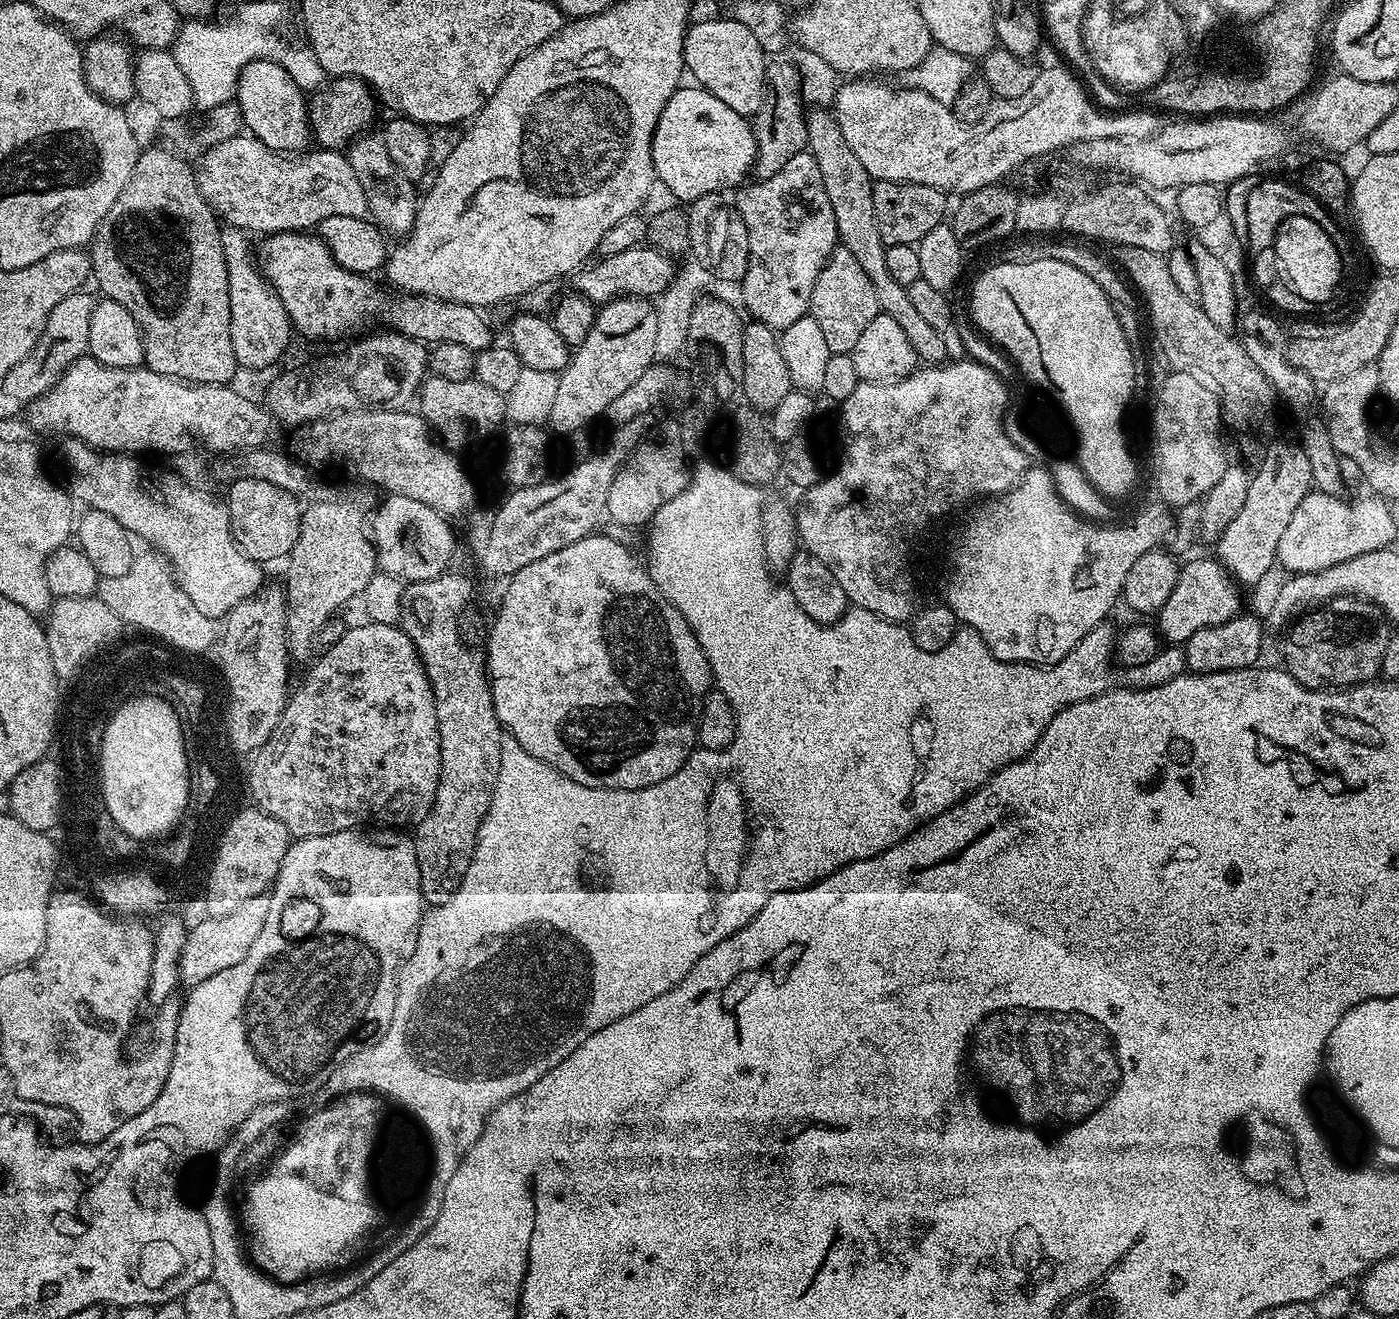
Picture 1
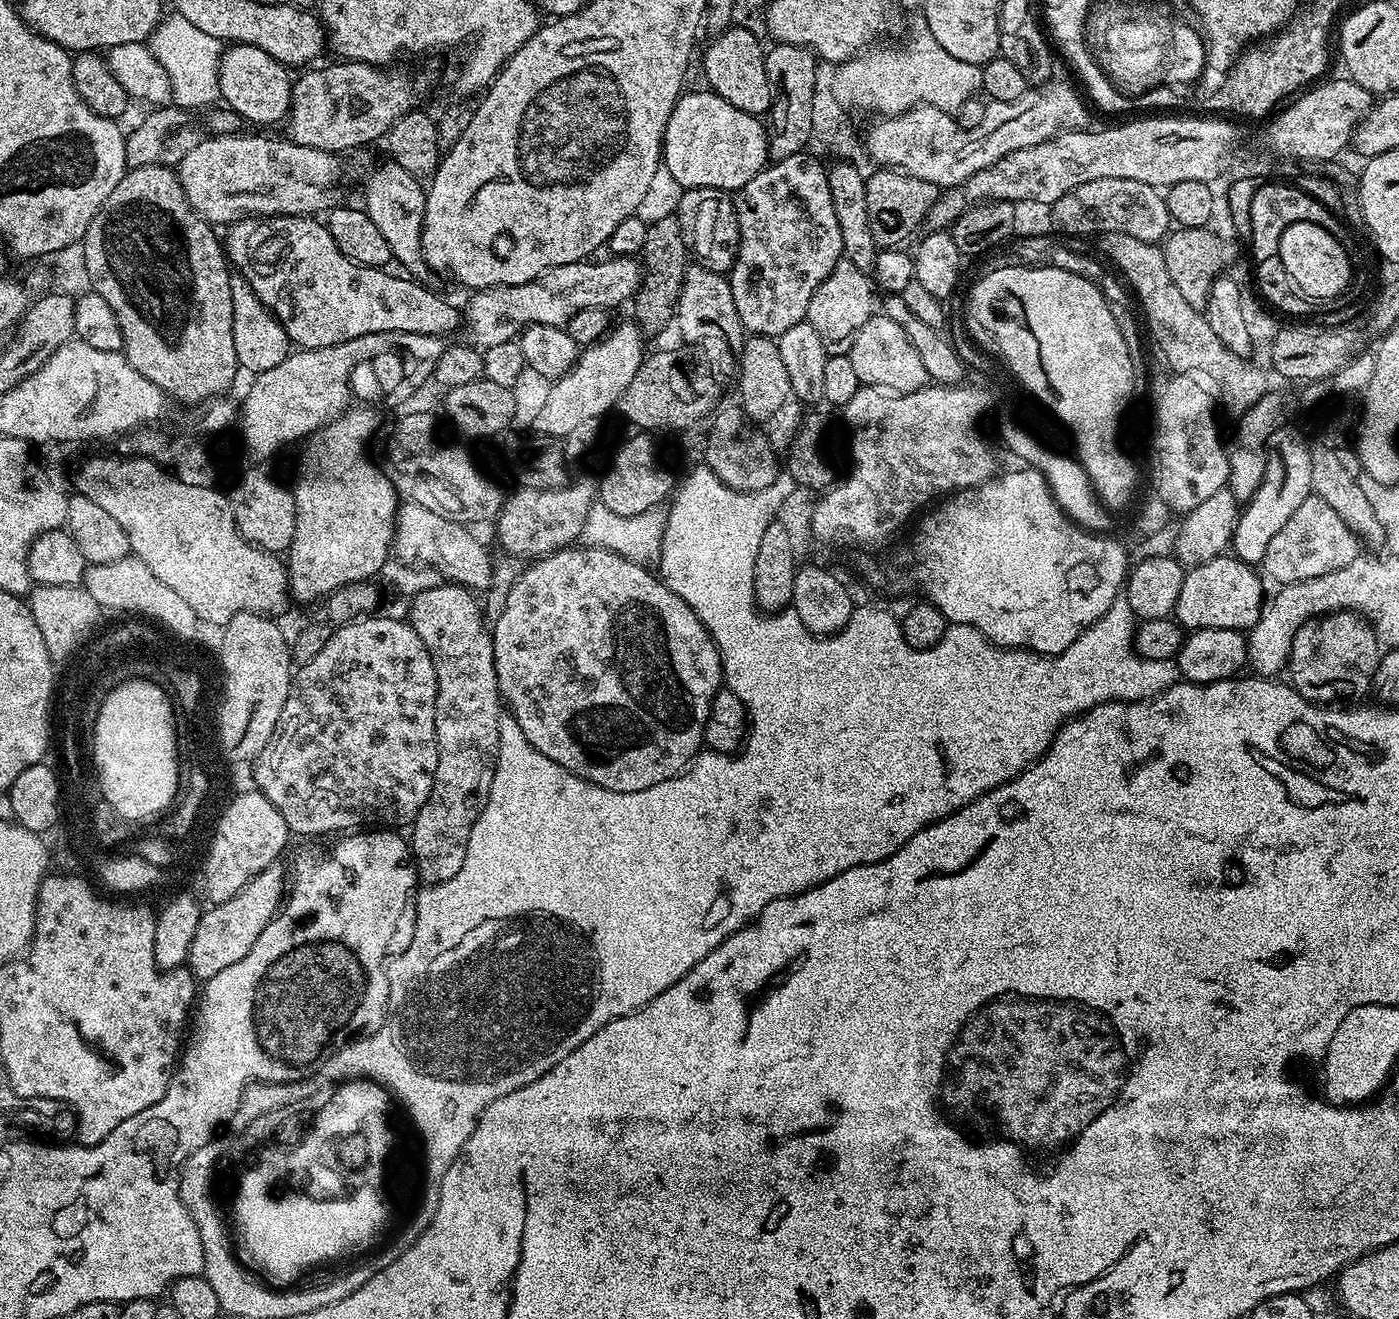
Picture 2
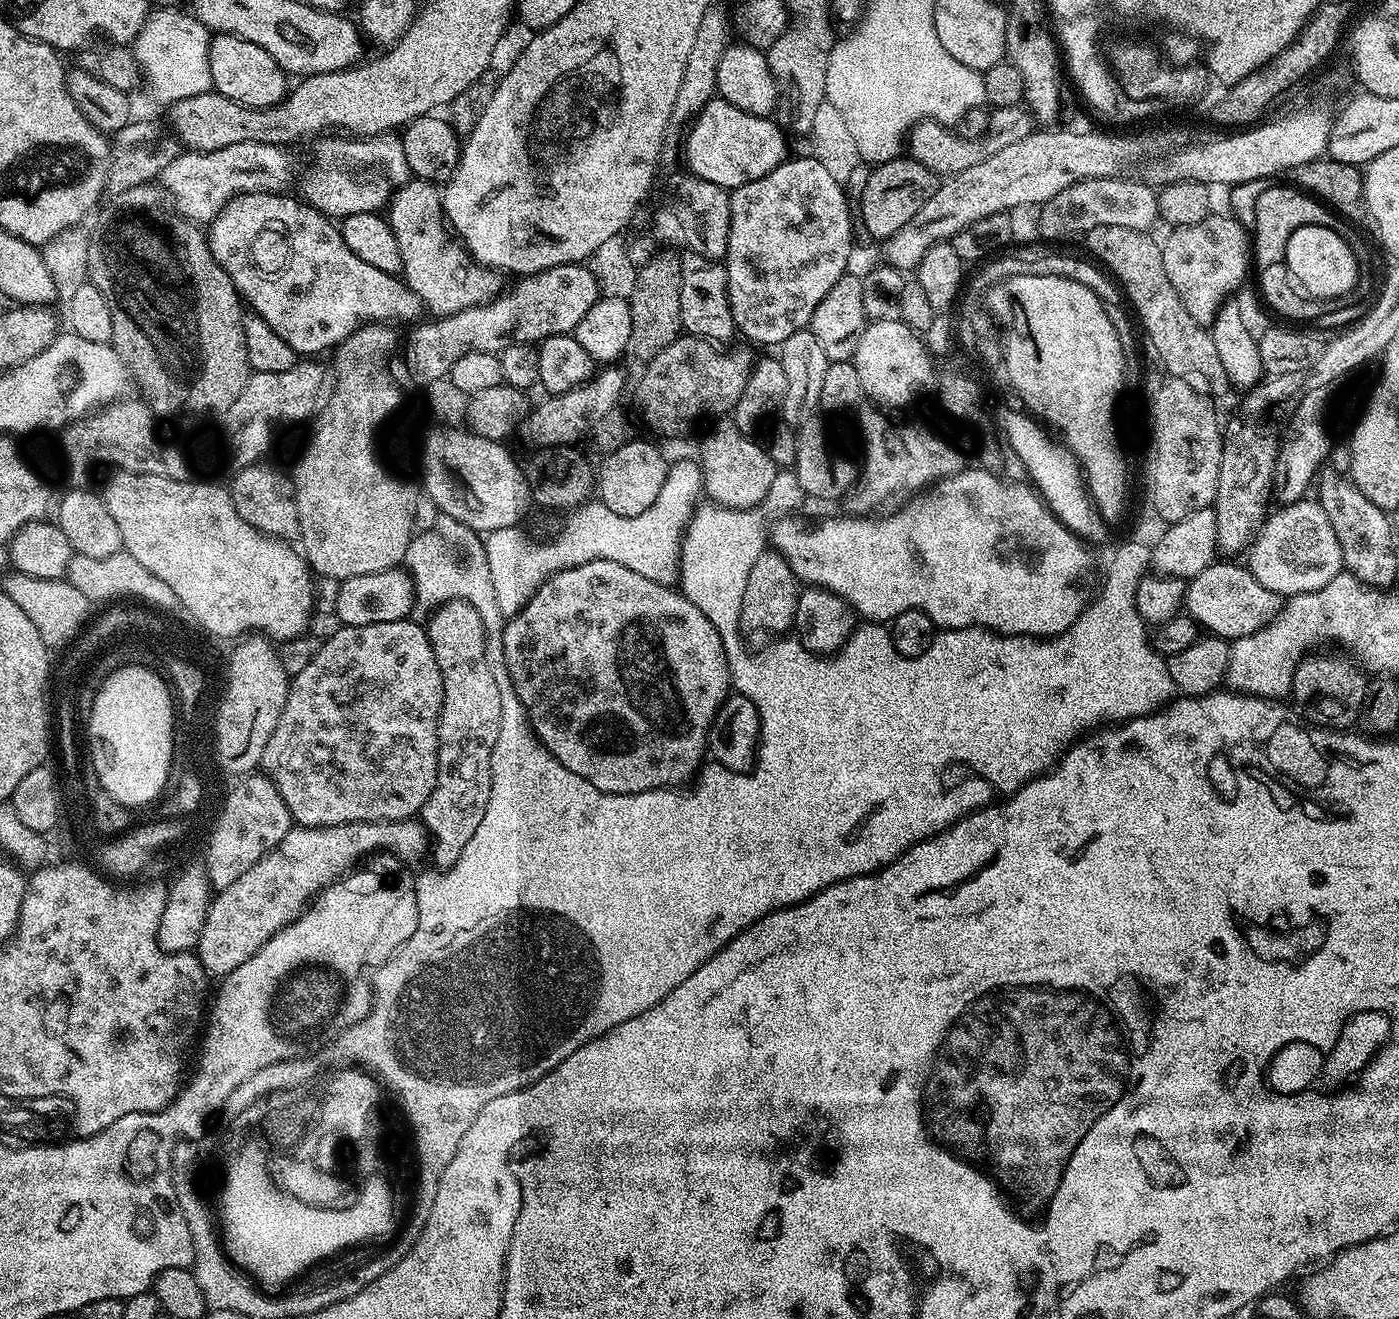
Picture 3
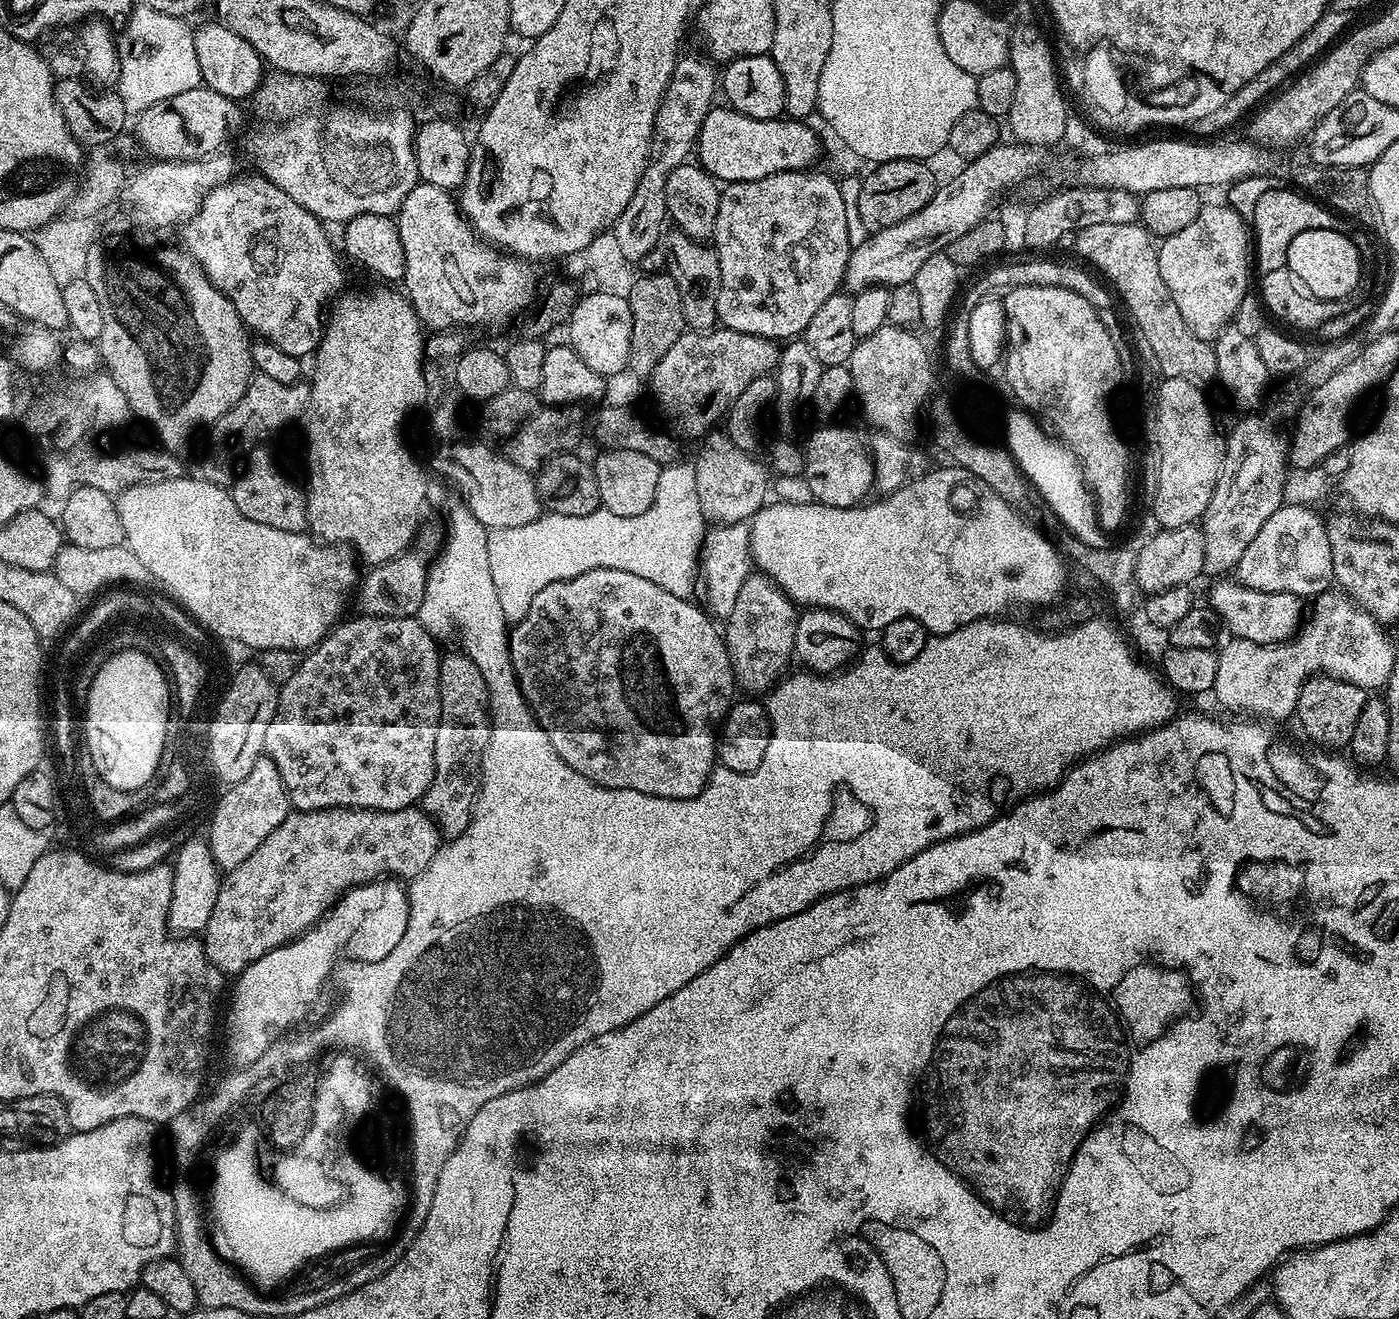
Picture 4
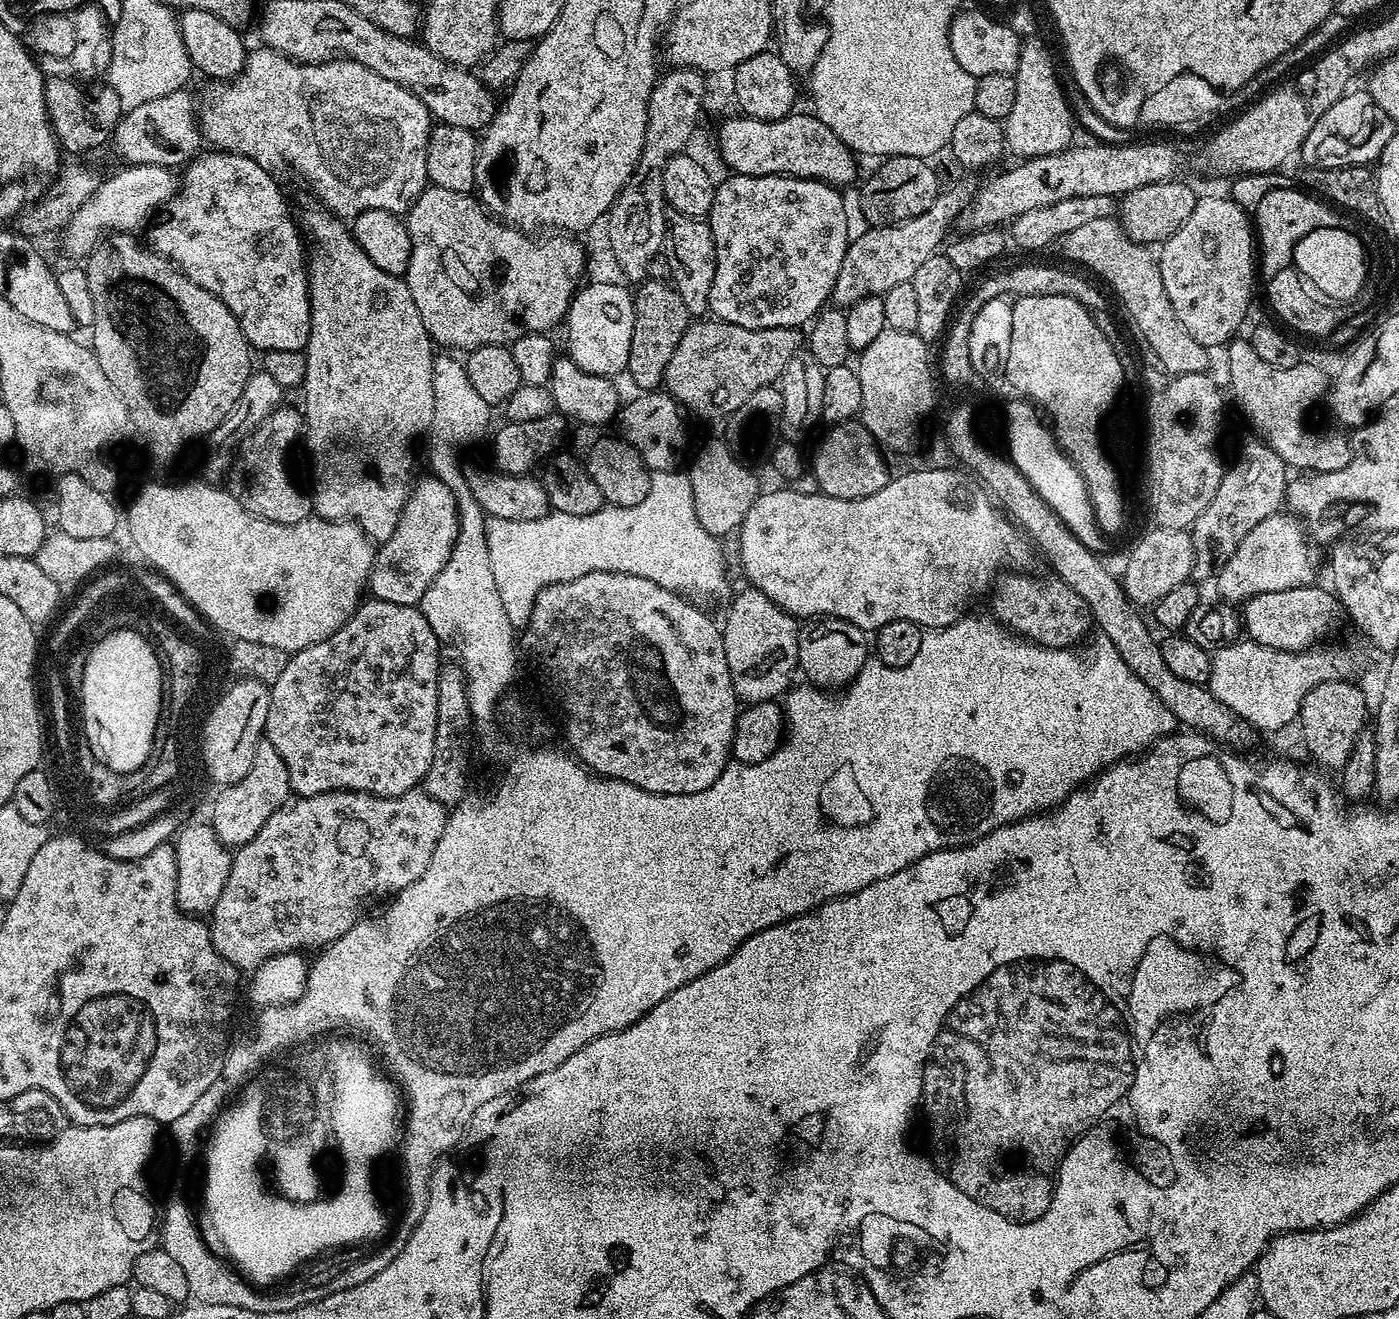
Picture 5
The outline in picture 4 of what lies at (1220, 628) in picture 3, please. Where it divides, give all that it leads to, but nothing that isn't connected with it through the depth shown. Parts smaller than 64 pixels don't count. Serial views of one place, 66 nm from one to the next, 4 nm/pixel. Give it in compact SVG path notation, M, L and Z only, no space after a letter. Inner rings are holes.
M1220 578L1213 584L1216 585L1209 590L1207 603L1215 619L1228 627L1229 637L1259 644L1283 644L1285 640L1291 640L1296 635L1305 619L1305 601L1289 592L1254 590L1235 578Z

